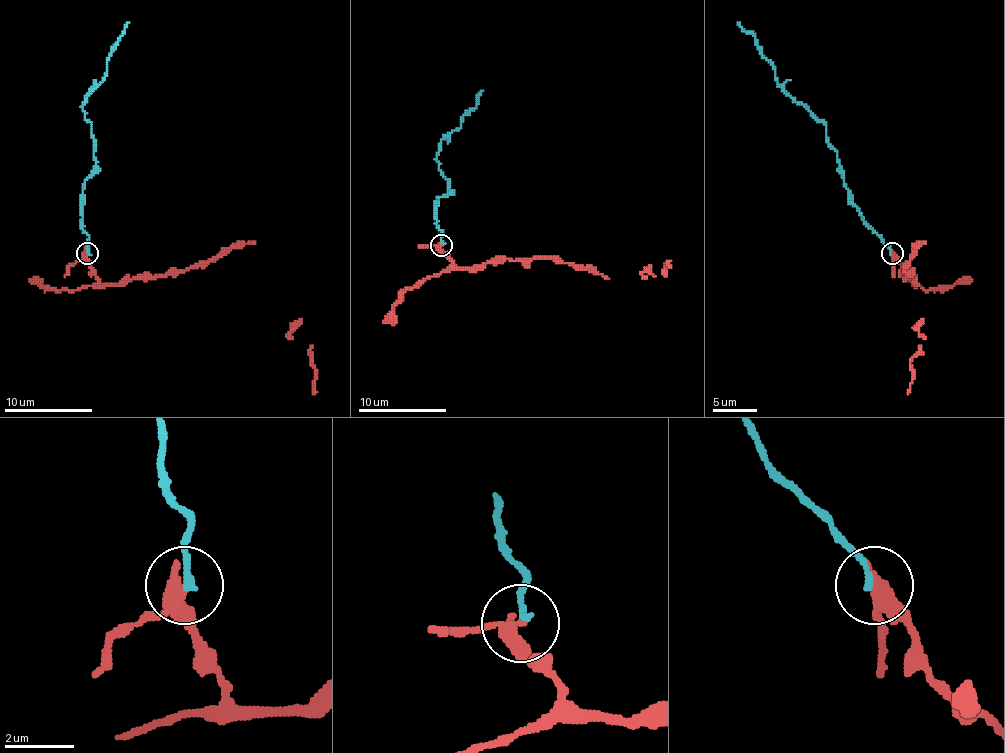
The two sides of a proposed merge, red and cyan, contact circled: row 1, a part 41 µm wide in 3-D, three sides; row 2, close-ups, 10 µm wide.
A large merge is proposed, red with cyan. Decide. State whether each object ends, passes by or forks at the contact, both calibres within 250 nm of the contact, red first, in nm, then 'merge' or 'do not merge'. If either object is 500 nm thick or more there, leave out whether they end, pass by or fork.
red passes by; cyan ends; calibres 360 and 200 nm; do not merge

